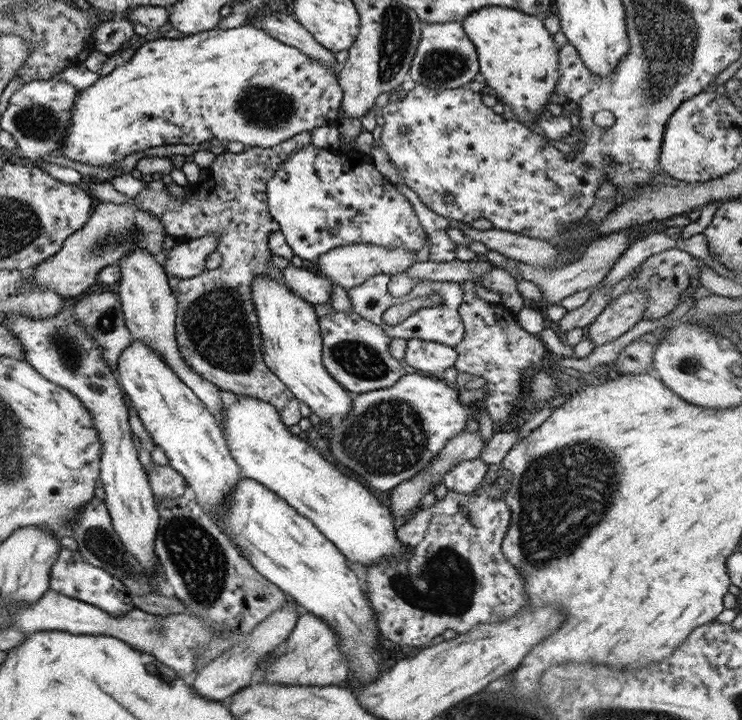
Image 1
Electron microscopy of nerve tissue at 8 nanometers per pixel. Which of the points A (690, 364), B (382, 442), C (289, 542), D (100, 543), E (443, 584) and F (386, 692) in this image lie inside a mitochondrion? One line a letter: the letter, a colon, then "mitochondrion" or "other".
A: mitochondrion
B: mitochondrion
C: other
D: mitochondrion
E: mitochondrion
F: other

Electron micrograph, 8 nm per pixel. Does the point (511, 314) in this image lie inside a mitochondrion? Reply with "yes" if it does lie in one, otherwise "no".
no

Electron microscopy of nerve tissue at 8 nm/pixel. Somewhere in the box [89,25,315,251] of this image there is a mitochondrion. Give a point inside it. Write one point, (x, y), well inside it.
(262, 107)

